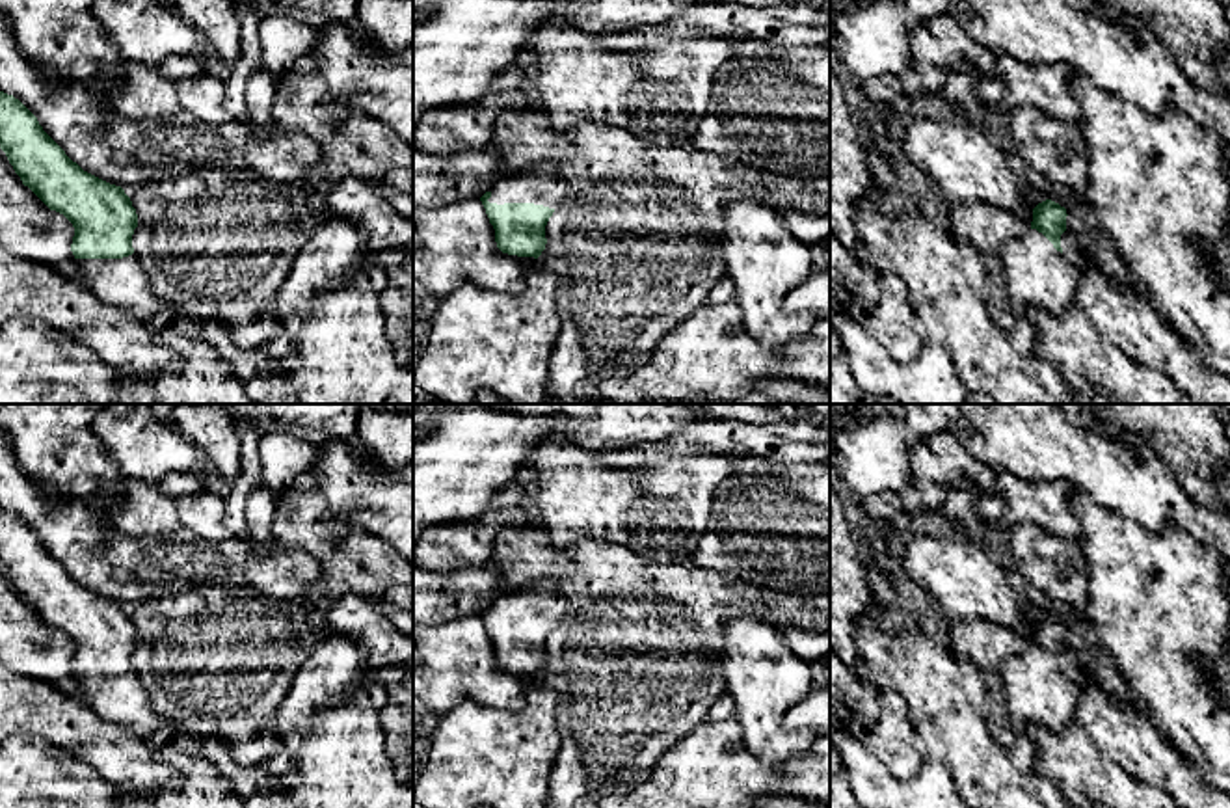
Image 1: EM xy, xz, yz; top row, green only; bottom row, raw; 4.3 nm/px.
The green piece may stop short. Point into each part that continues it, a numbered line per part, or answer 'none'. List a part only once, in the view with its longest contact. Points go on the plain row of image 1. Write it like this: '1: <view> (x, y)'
1: xz (546, 600)

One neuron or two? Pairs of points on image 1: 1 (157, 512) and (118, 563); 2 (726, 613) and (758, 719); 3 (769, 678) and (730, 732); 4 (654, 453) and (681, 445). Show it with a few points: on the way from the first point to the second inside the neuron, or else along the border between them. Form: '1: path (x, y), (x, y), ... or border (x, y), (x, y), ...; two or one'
1: border (110, 522), (133, 537), (170, 537), (181, 525); two
2: border (771, 624), (732, 619), (719, 665); two
3: border (734, 715), (741, 727), (743, 745), (758, 760); two
4: path (661, 451), (674, 445); one

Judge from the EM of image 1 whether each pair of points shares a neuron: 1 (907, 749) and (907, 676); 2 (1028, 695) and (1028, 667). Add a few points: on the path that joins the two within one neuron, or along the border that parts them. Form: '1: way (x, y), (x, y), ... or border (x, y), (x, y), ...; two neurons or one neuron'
1: border (881, 691), (895, 691), (901, 697), (922, 745); two neurons
2: way (1028, 687), (1028, 674); one neuron

